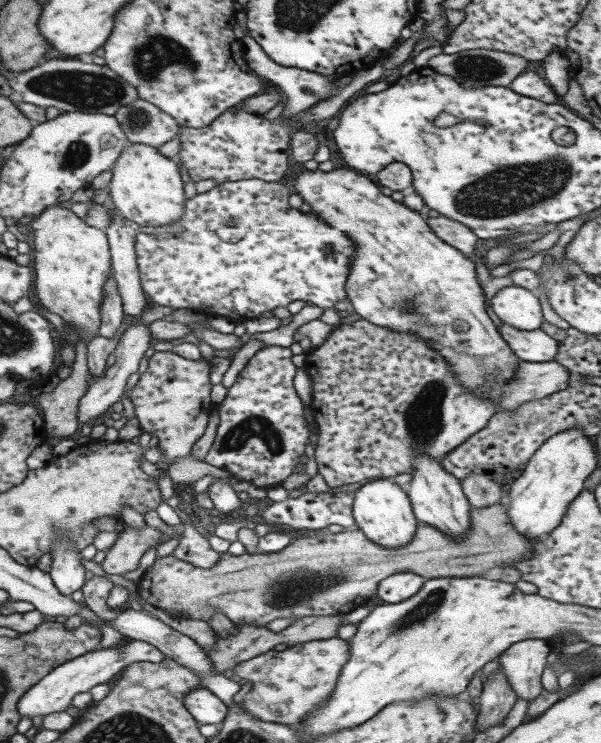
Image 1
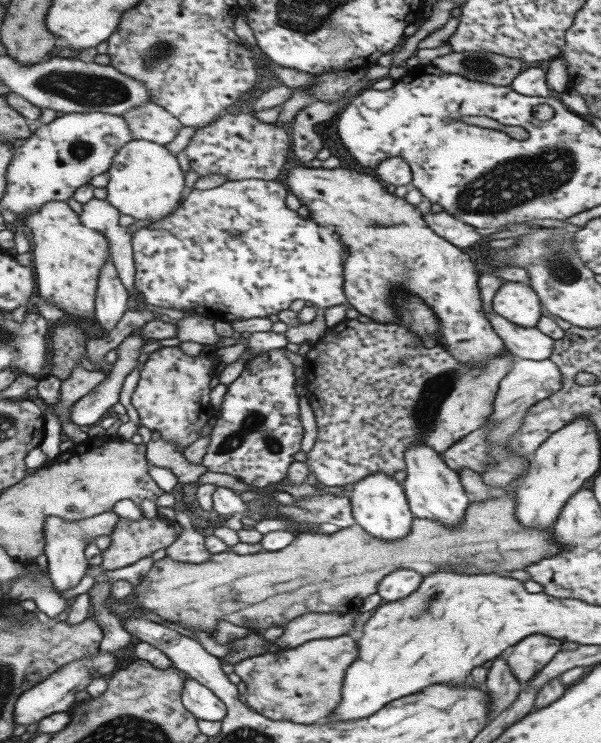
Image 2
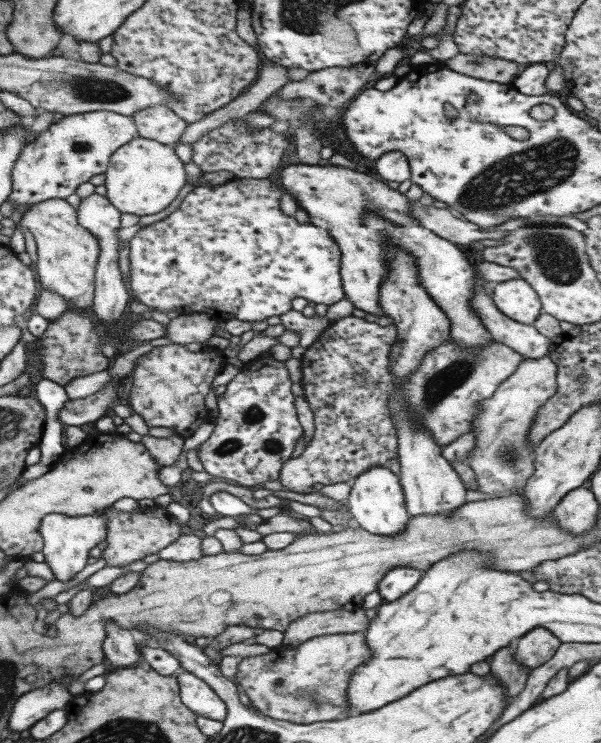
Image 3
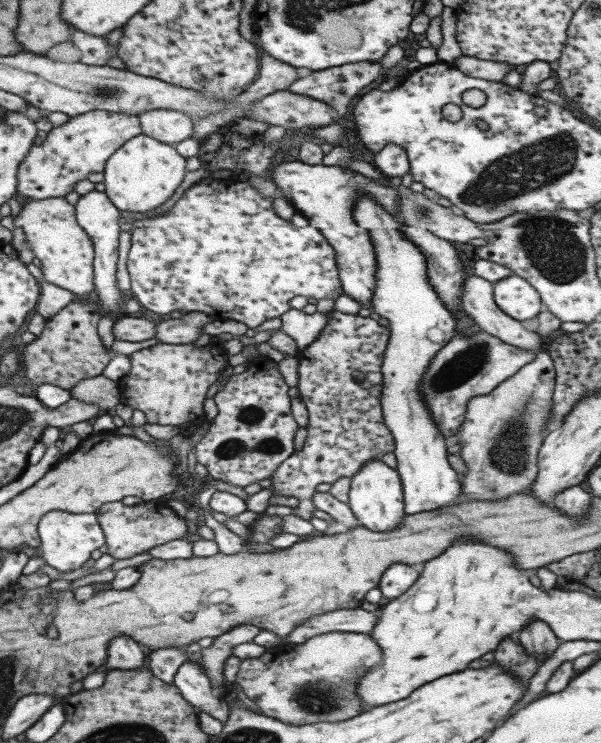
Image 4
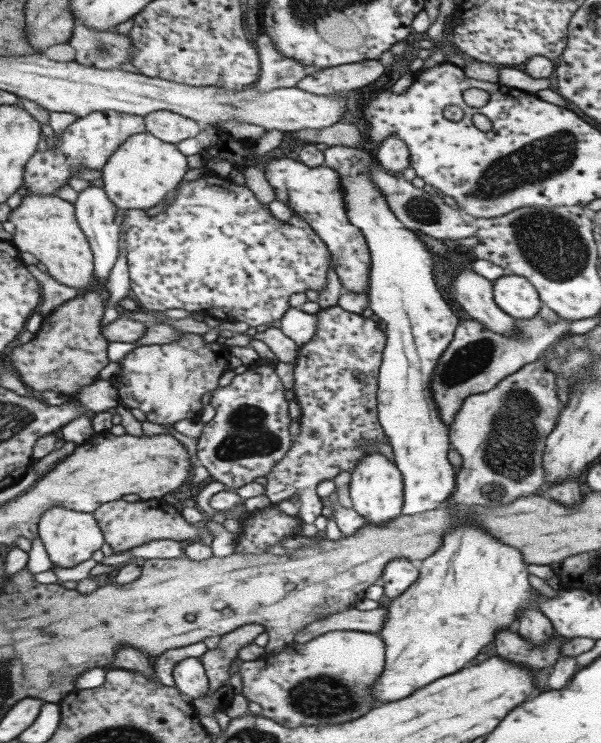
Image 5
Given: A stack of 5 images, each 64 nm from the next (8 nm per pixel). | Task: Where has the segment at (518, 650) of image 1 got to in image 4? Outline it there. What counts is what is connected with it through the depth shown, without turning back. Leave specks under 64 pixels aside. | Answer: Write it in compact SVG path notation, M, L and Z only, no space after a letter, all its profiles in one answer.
M531 619L526 625L523 625L514 639L528 655L543 657L544 660L549 658L560 643L547 623L539 619Z

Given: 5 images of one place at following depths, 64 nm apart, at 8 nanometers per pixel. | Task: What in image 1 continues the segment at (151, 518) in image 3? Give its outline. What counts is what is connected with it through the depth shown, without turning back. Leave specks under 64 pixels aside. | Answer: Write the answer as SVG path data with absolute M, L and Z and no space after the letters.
M126 524L118 531L115 542L108 548L100 563L105 574L120 575L135 570L138 560L160 542L161 533L154 527L144 525L142 528L128 527Z

